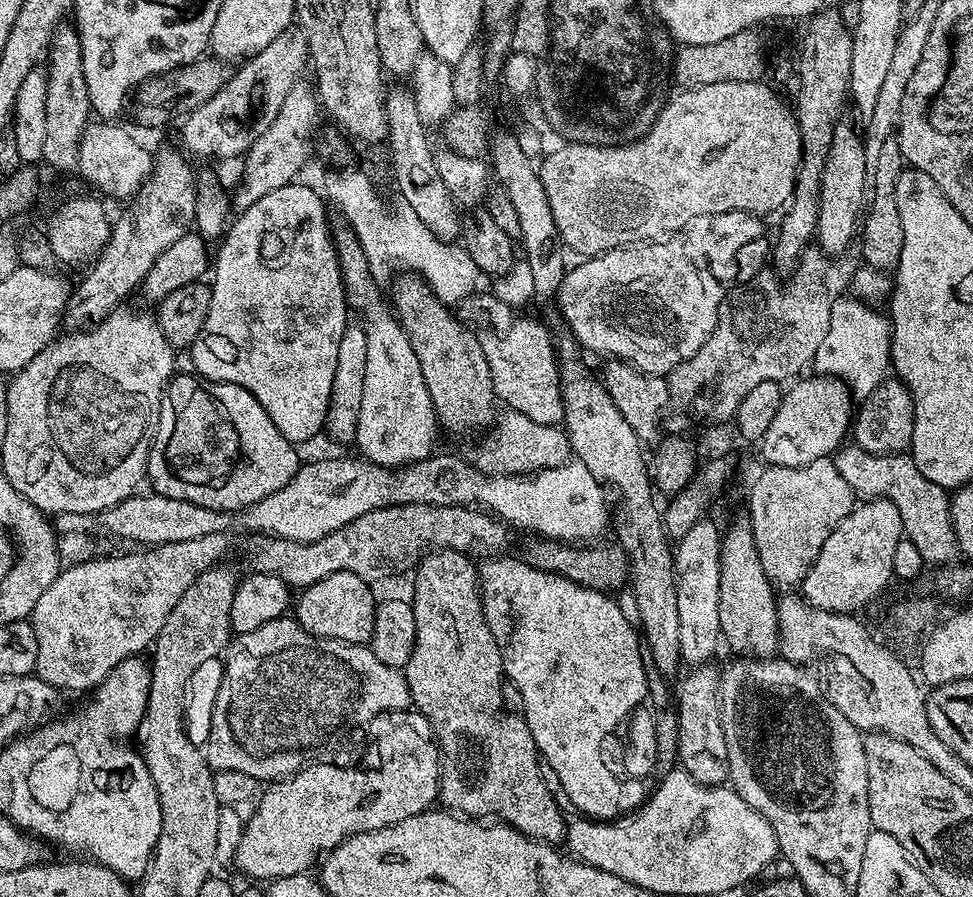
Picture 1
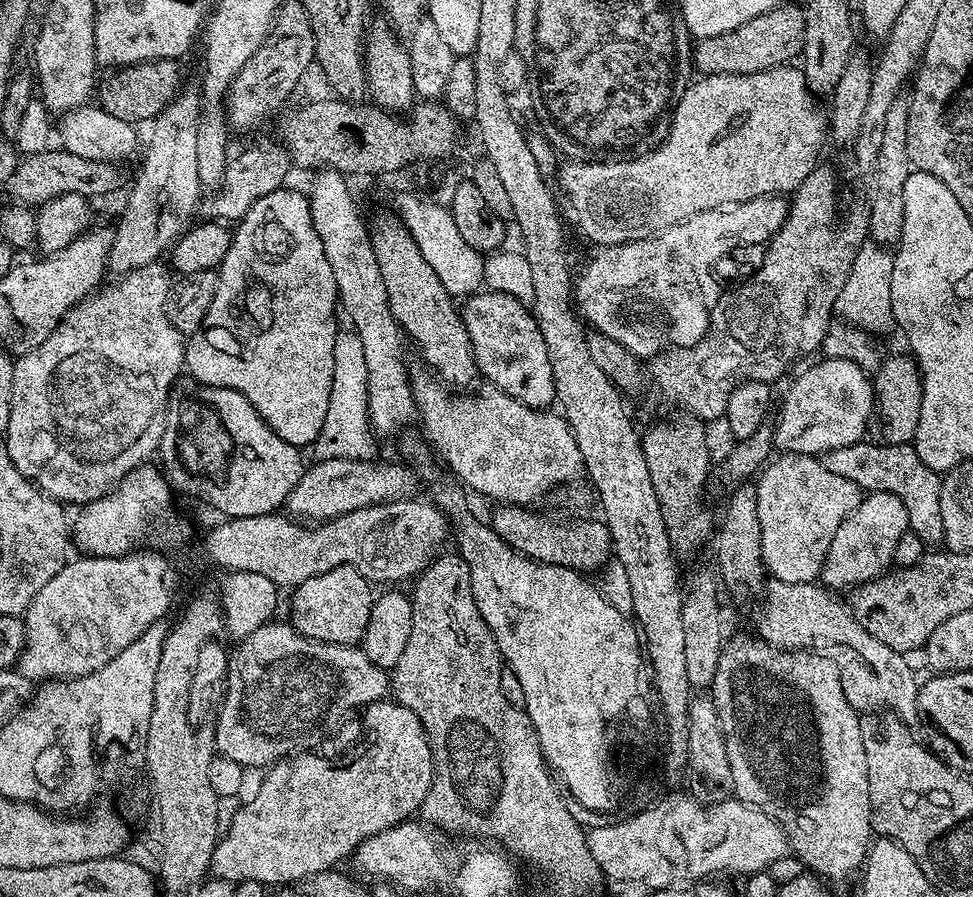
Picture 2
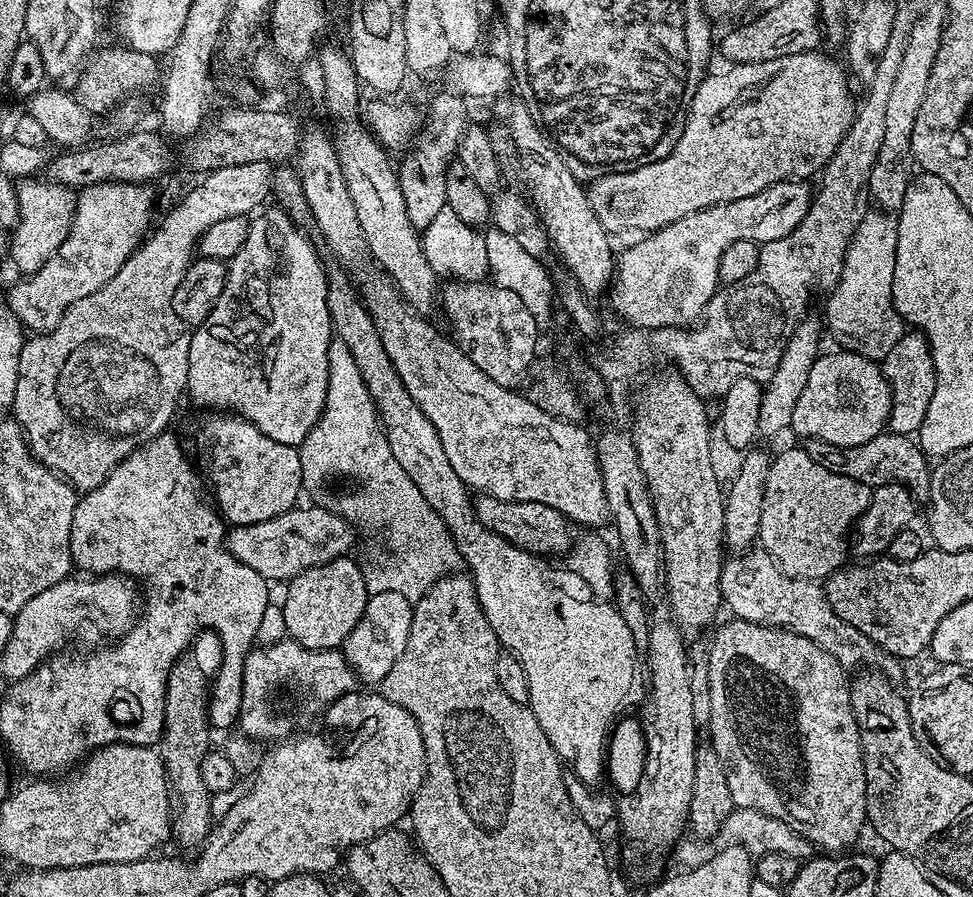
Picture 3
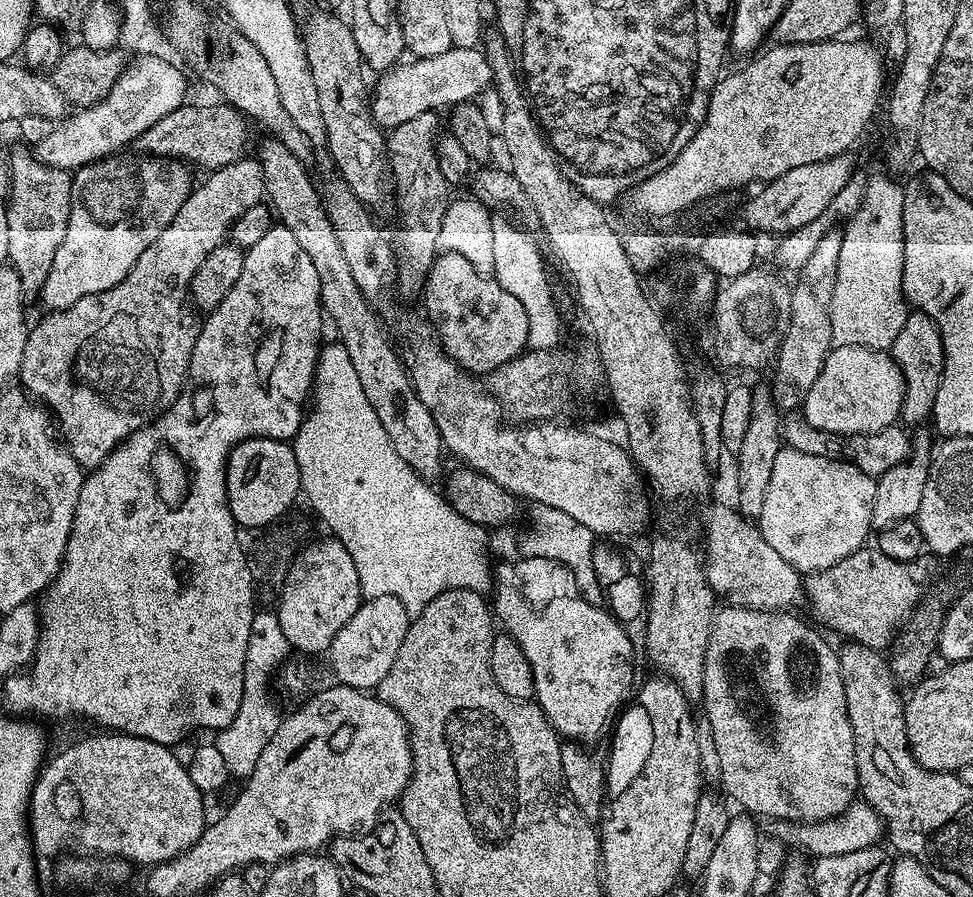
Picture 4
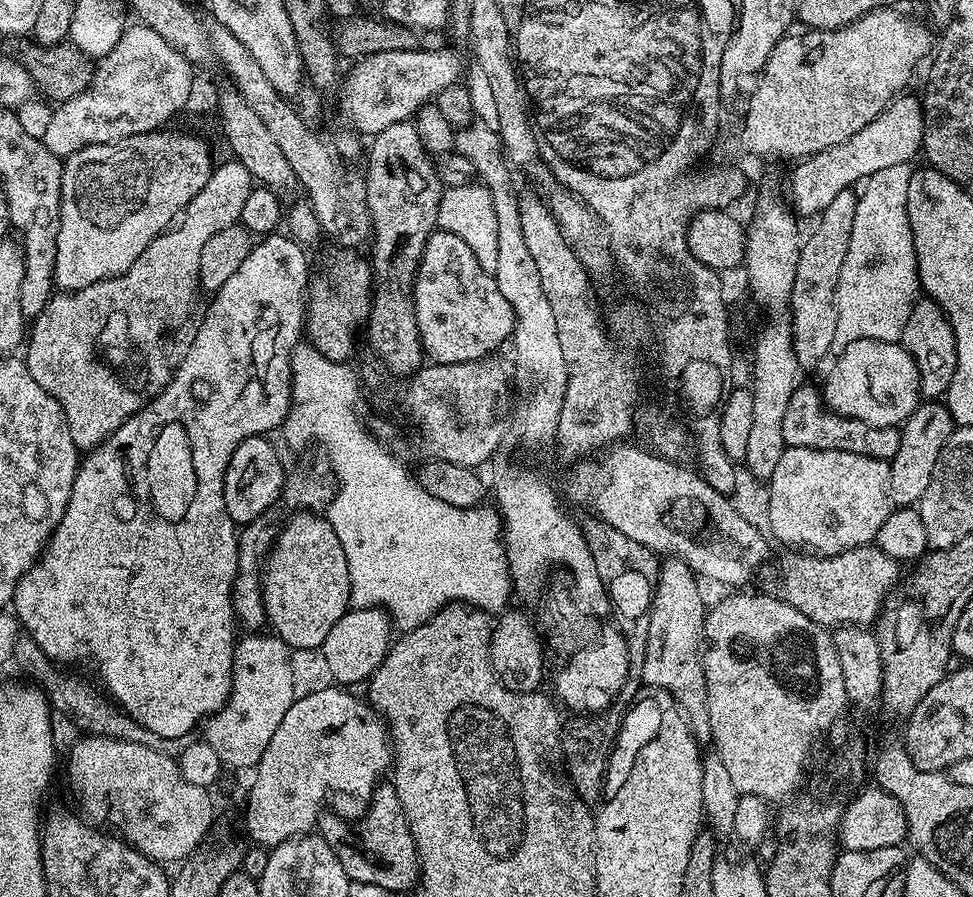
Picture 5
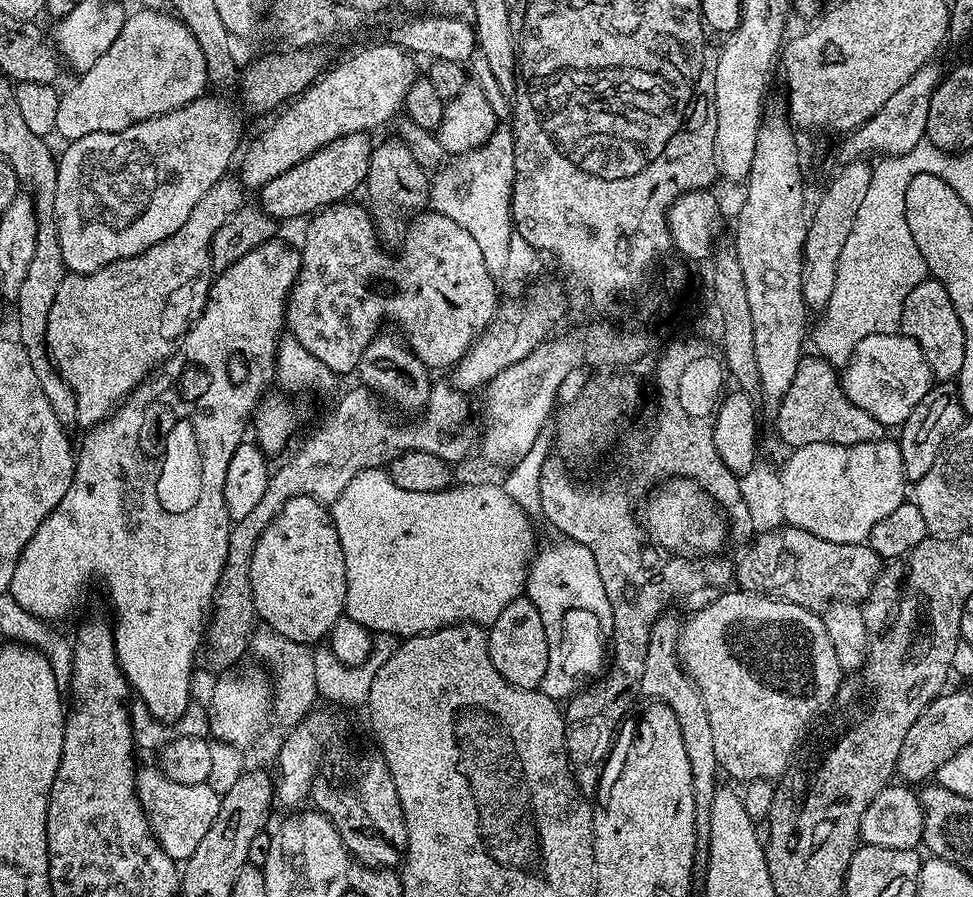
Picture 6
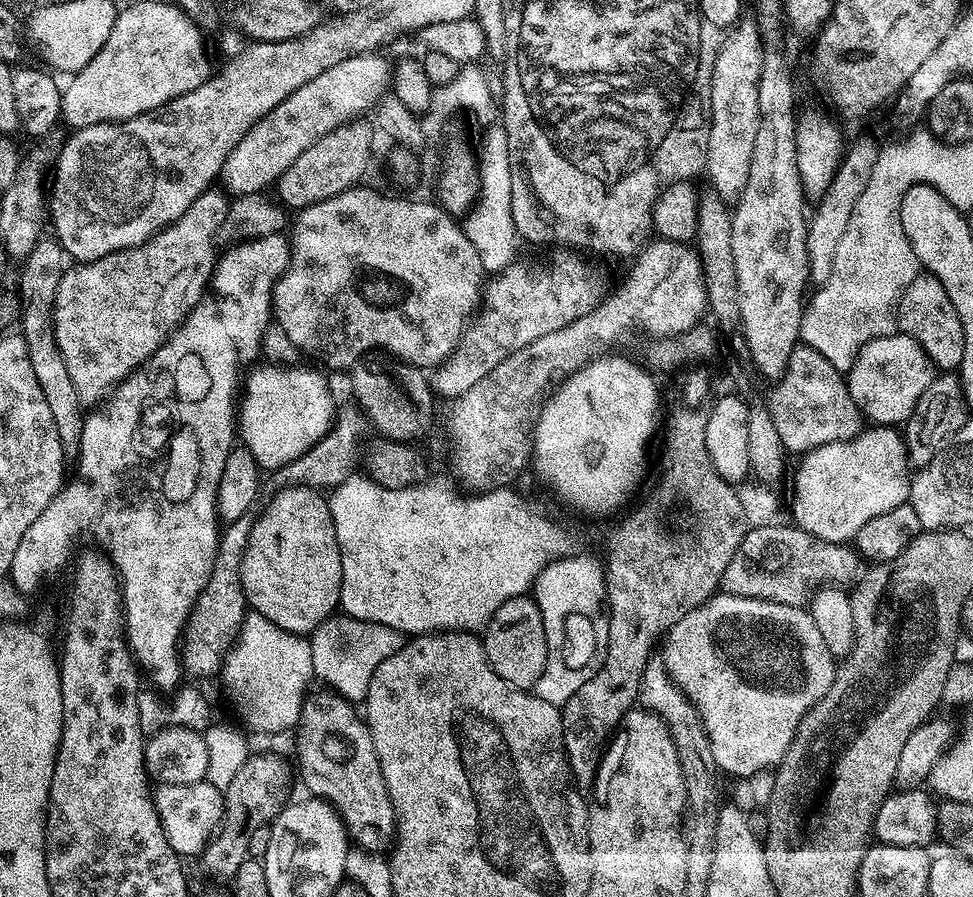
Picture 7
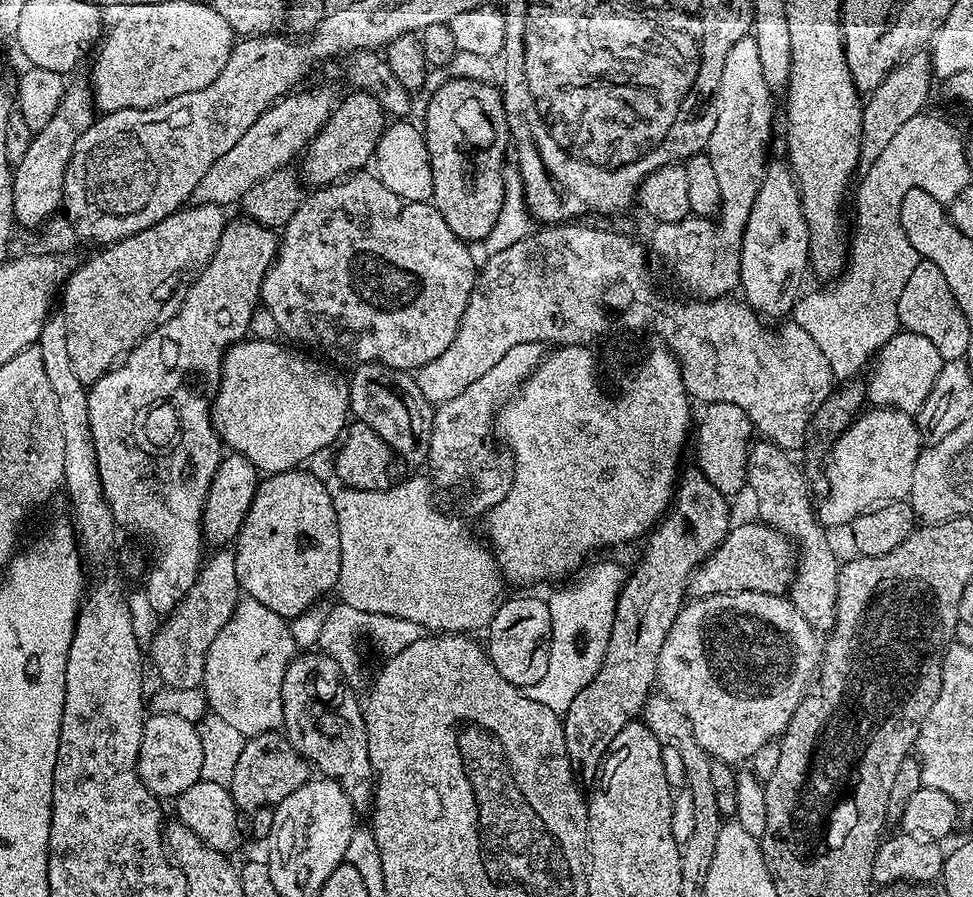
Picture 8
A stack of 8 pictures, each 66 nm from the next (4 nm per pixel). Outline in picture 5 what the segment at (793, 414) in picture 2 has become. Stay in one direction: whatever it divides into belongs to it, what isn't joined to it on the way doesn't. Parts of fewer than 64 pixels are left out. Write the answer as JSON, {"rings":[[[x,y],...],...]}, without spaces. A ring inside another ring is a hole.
{"rings":[[[857,338],[837,358],[822,387],[822,399],[837,416],[866,422],[871,428],[895,428],[903,425],[921,403],[918,366],[901,343]]]}

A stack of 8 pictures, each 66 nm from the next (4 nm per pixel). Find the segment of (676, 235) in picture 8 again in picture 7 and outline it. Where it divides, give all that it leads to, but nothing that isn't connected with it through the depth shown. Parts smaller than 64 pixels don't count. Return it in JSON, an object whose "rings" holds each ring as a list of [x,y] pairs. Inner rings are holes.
{"rings":[[[744,22],[728,33],[728,41],[716,59],[714,74],[712,75],[712,125],[710,126],[710,142],[708,143],[708,162],[706,176],[712,179],[711,187],[721,197],[735,197],[744,191],[748,181],[748,171],[751,170],[752,155],[754,154],[754,140],[758,138],[758,122],[760,121],[760,106],[758,82],[762,74],[762,54],[764,43],[760,40],[760,32],[755,23]]]}

